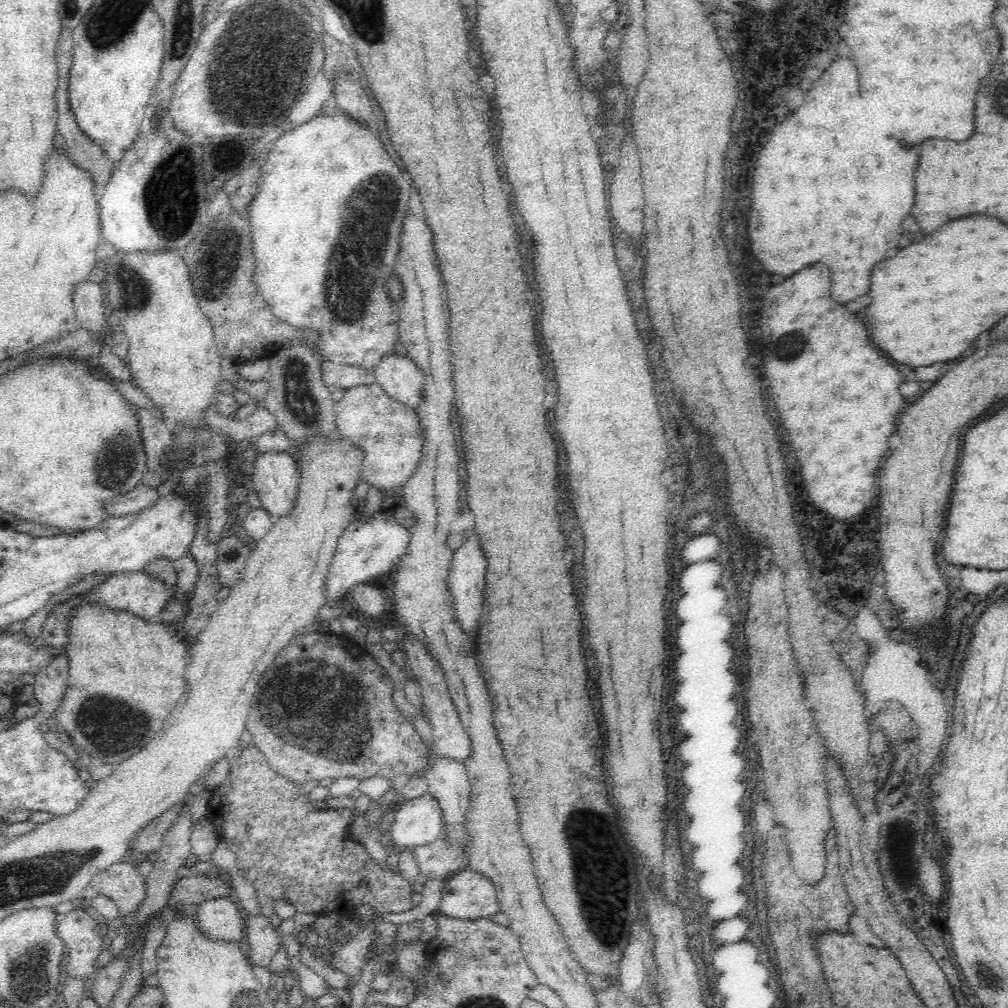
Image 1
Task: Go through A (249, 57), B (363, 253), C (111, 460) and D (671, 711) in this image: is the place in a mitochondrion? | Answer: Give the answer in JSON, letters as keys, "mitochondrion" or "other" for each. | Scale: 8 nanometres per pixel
{"A":"mitochondrion","B":"mitochondrion","C":"mitochondrion","D":"other"}

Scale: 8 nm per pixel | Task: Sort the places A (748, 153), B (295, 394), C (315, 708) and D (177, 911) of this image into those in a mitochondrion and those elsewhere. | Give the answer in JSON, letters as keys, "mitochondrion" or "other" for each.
{"A":"other","B":"mitochondrion","C":"mitochondrion","D":"other"}

